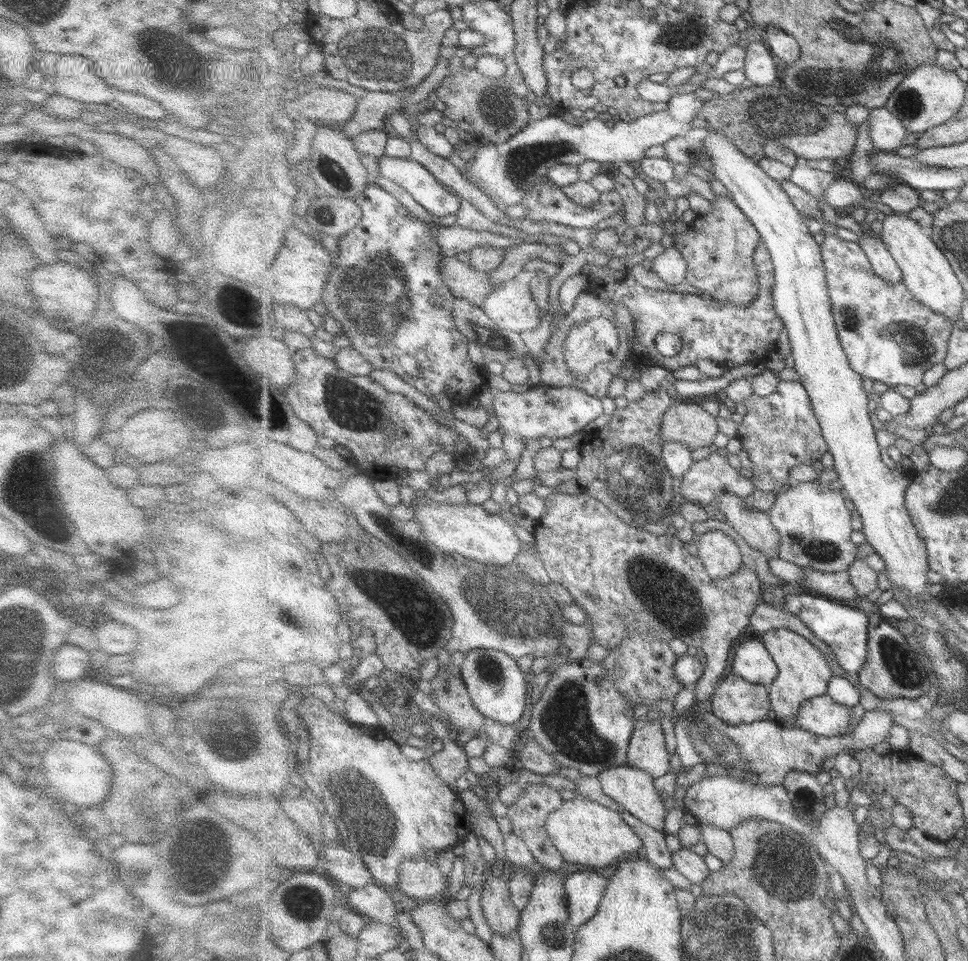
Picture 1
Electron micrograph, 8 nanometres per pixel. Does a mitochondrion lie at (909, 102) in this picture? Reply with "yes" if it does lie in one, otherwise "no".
yes

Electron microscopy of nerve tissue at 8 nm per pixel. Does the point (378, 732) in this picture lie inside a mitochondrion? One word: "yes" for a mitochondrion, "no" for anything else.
no

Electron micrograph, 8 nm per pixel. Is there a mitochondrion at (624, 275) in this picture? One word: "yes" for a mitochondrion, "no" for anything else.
no

